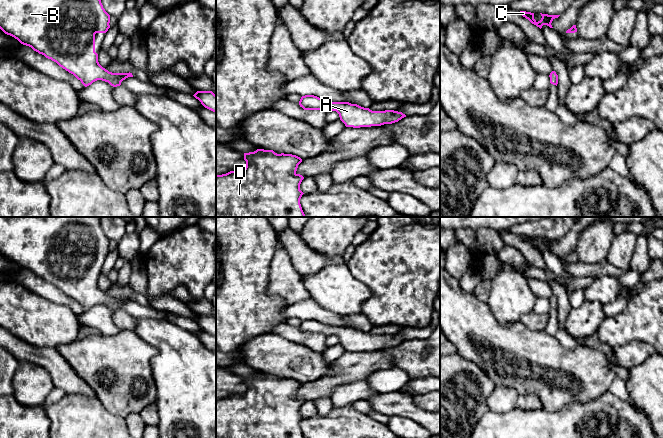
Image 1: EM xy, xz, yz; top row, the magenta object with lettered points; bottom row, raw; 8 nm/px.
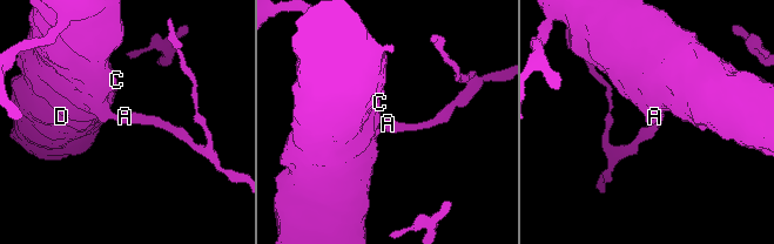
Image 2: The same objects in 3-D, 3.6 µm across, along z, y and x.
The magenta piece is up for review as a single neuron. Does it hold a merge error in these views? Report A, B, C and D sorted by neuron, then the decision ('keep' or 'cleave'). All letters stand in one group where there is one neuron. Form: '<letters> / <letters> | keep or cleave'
A B C D | keep

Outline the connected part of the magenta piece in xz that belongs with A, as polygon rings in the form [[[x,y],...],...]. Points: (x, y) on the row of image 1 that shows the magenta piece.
[[[314,95],[302,96],[299,105],[304,110],[336,111],[345,126],[353,128],[392,124],[406,117],[402,112],[394,110],[372,111],[349,102],[325,101]]]

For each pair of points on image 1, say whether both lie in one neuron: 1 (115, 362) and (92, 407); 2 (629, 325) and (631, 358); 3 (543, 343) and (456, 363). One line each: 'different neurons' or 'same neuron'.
1: different neurons
2: different neurons
3: different neurons

